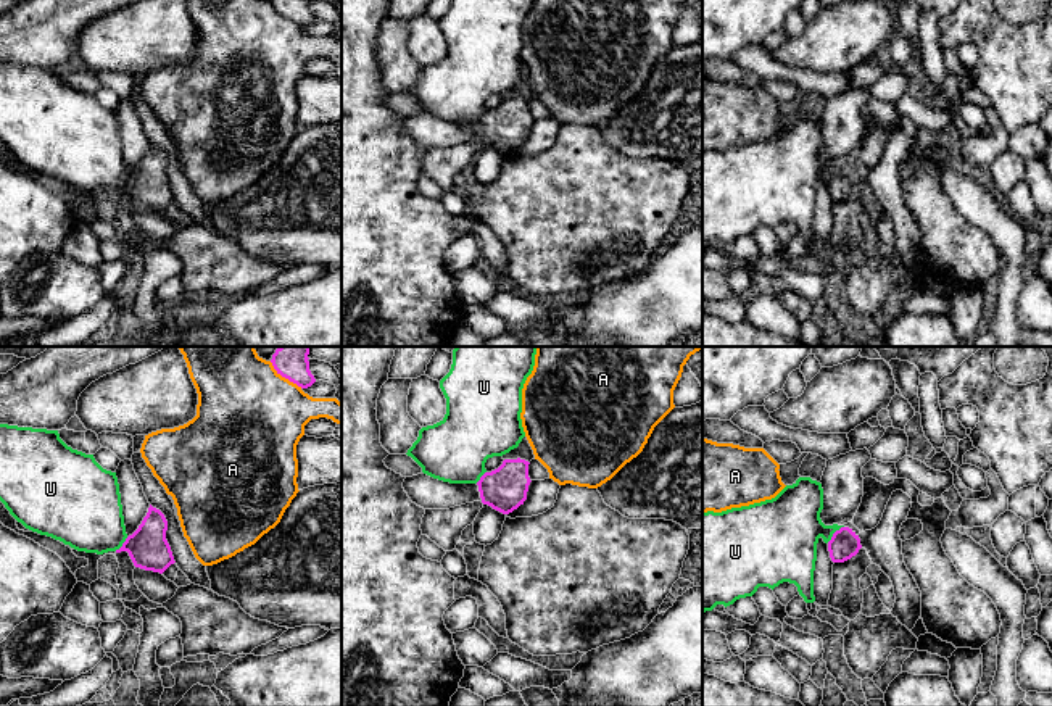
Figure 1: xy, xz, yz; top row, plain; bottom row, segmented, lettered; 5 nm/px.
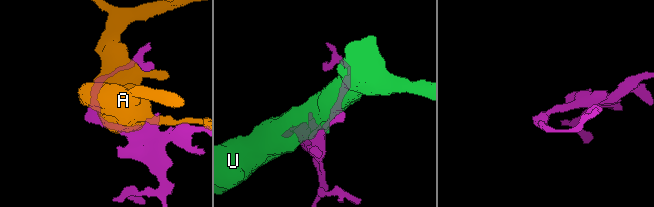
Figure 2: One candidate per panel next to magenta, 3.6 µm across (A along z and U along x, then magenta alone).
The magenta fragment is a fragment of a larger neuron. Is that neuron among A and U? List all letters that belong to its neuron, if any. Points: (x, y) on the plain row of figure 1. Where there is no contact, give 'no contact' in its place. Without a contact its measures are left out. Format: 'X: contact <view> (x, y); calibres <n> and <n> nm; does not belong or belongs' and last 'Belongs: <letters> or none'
A: contact xy (285, 16); calibres 120 and 500 nm; does not belong
U: contact yz (833, 173); calibres 150 and 360 nm; does not belong
Belongs: none

